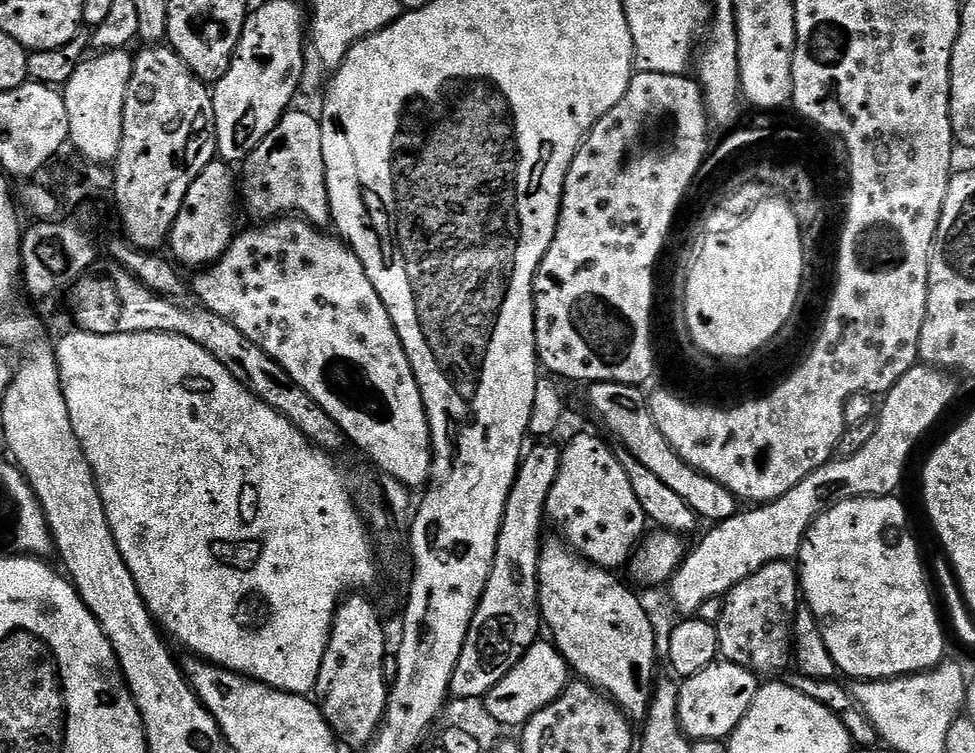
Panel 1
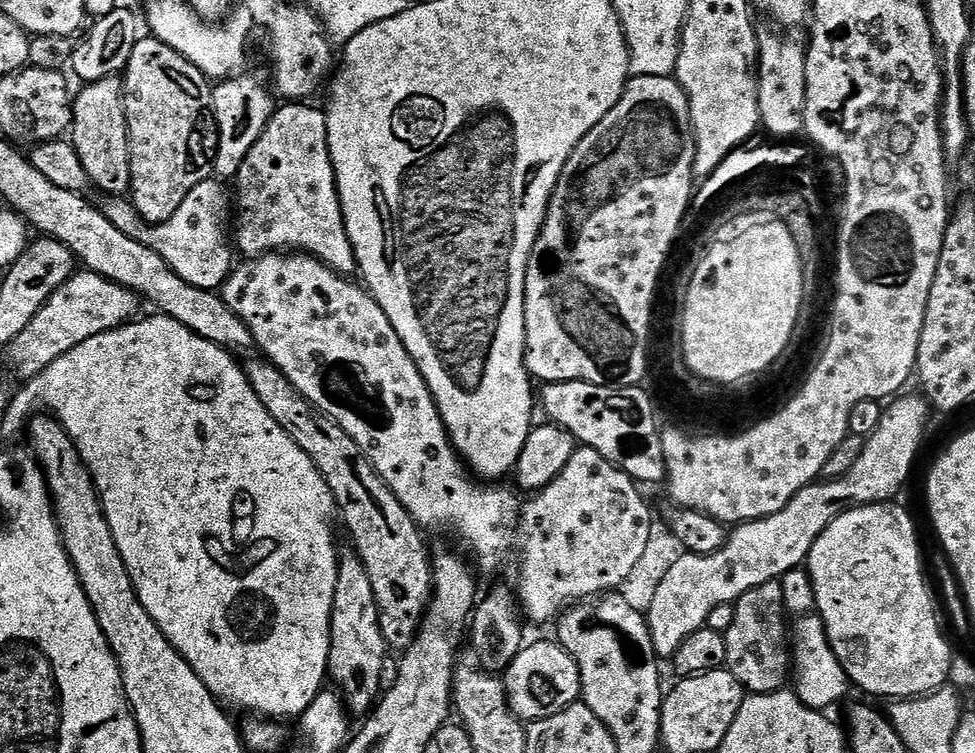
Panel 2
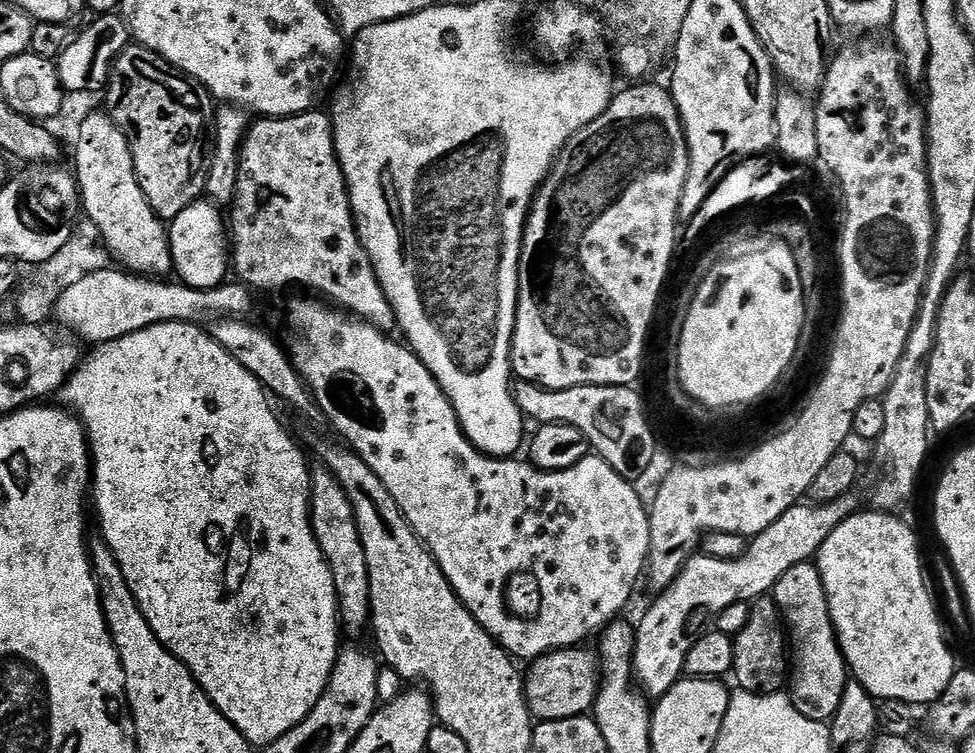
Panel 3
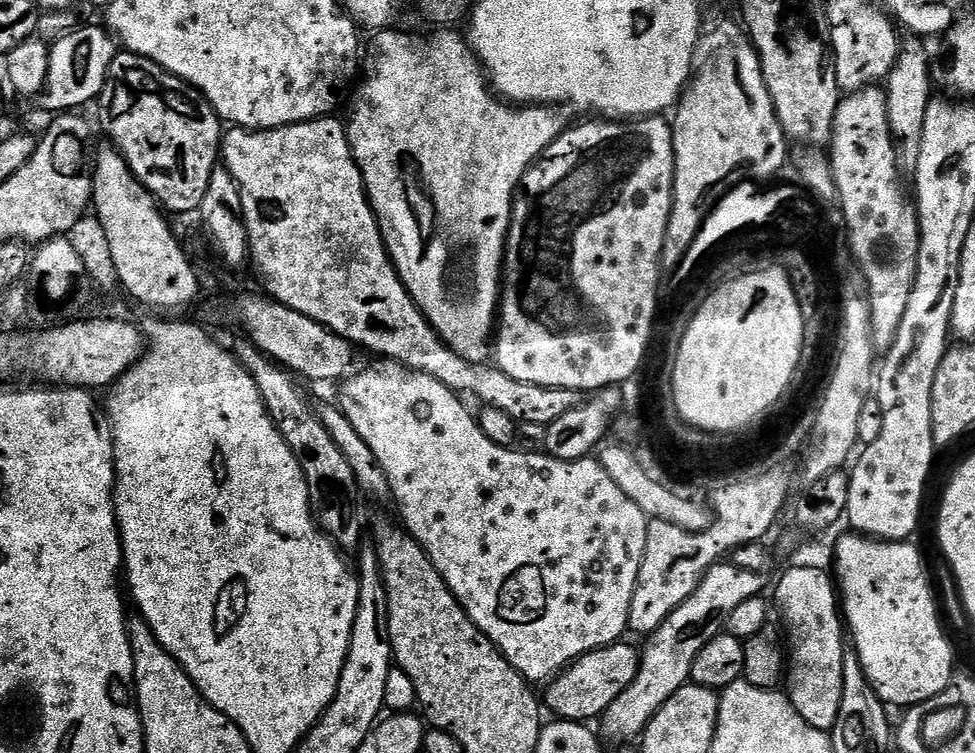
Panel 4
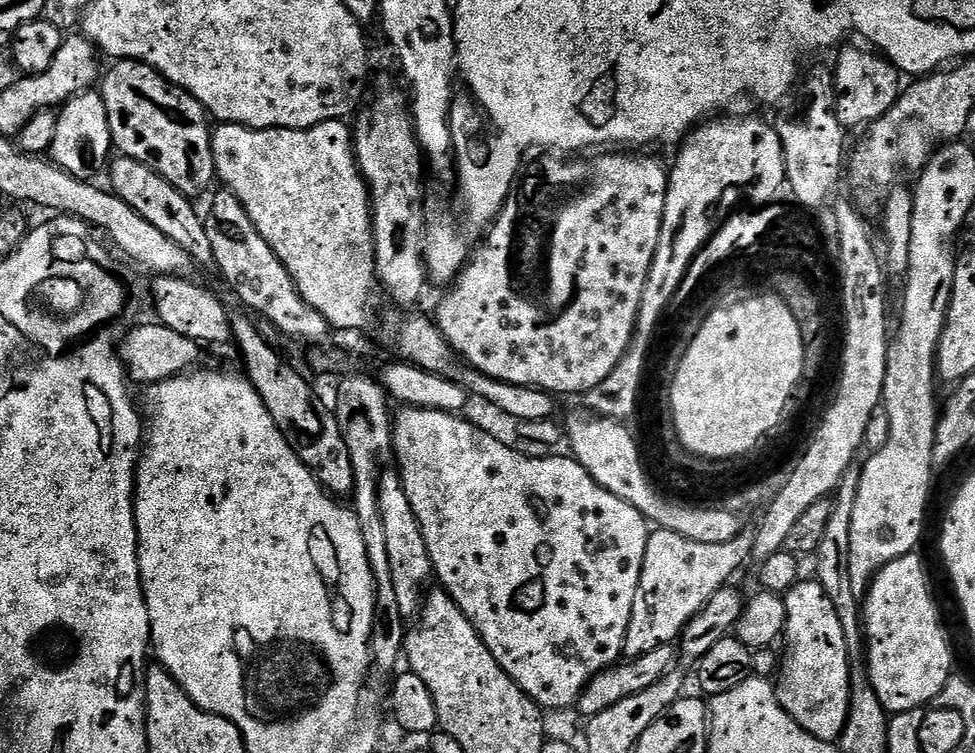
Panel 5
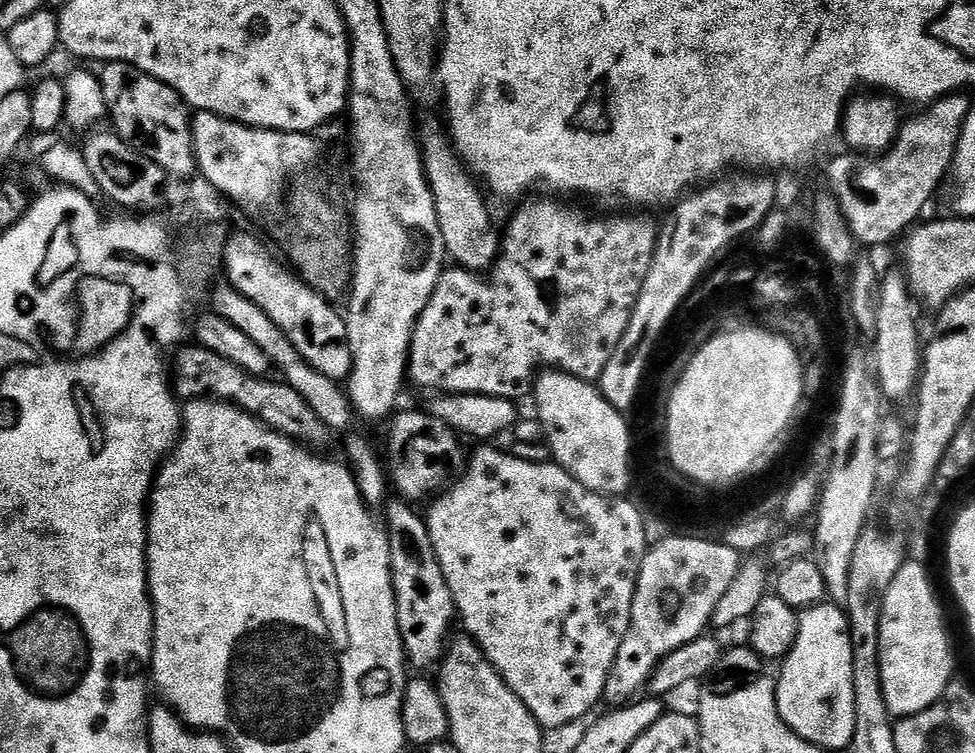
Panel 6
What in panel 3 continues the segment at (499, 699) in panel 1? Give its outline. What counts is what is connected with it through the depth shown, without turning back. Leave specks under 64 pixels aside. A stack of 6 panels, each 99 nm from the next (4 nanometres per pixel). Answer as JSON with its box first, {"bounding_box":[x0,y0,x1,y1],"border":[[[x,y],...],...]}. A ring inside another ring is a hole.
{"bounding_box":[524,647,600,721],"border":[[[587,647],[559,648],[556,652],[548,652],[527,665],[524,676],[524,697],[528,700],[528,708],[537,721],[561,720],[583,716],[593,711],[596,695],[600,692],[600,666],[595,651],[587,652]]]}

